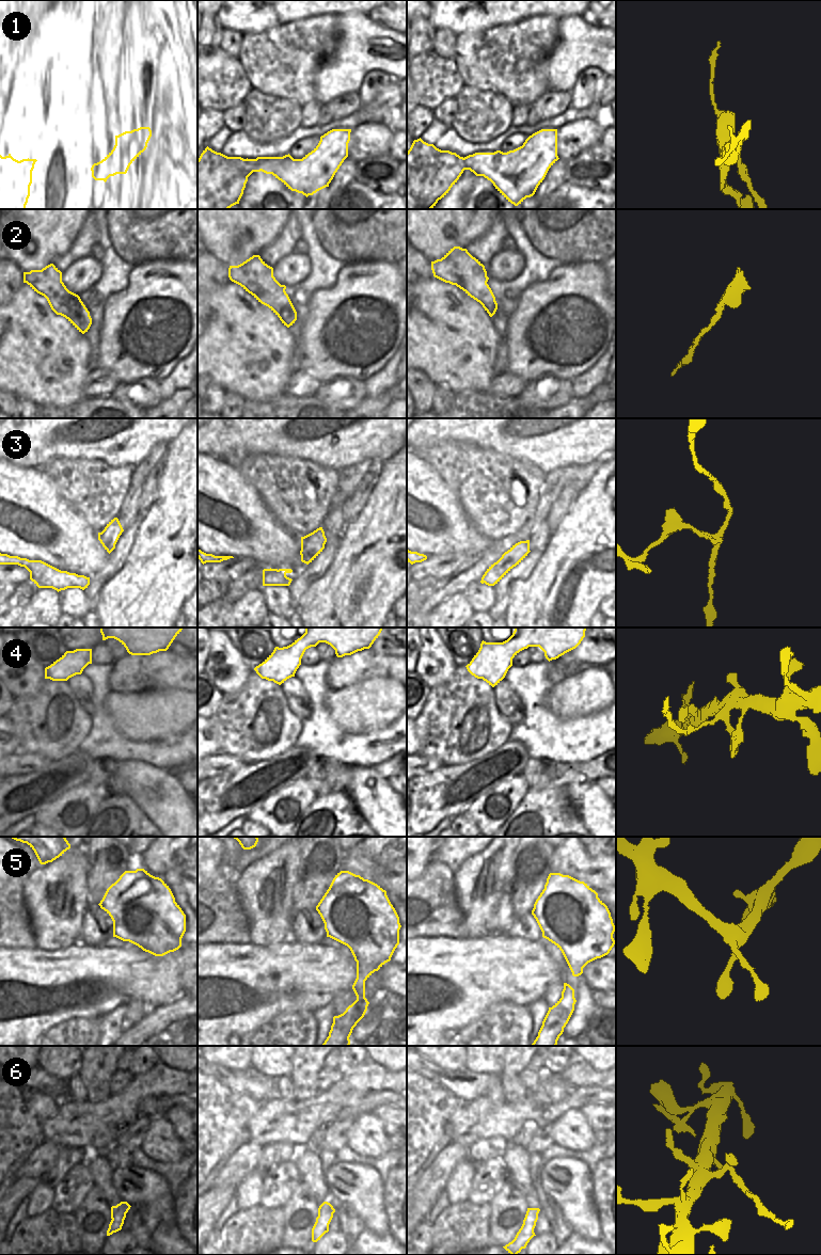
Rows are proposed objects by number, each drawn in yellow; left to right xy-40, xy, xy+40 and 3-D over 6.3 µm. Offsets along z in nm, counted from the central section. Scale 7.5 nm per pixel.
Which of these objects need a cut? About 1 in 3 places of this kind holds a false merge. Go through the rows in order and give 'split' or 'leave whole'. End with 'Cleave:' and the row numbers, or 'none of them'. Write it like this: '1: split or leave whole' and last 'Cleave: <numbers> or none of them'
1: split
2: split
3: split
4: split
5: leave whole
6: split
Cleave: 1, 2, 3, 4, 6

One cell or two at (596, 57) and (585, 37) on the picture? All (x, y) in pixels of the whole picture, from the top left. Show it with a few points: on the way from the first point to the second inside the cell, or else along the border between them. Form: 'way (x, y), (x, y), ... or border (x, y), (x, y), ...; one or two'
way (595, 52), (585, 42); one

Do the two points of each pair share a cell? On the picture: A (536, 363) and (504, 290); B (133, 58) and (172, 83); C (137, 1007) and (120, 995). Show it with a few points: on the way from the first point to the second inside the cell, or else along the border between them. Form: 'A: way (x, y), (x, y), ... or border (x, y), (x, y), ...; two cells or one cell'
A: border (525, 288), (508, 318), (505, 334); two cells
B: border (182, 78), (163, 72), (154, 81), (151, 90); two cells
C: border (123, 1004), (131, 999), (137, 999), (152, 1009); two cells

